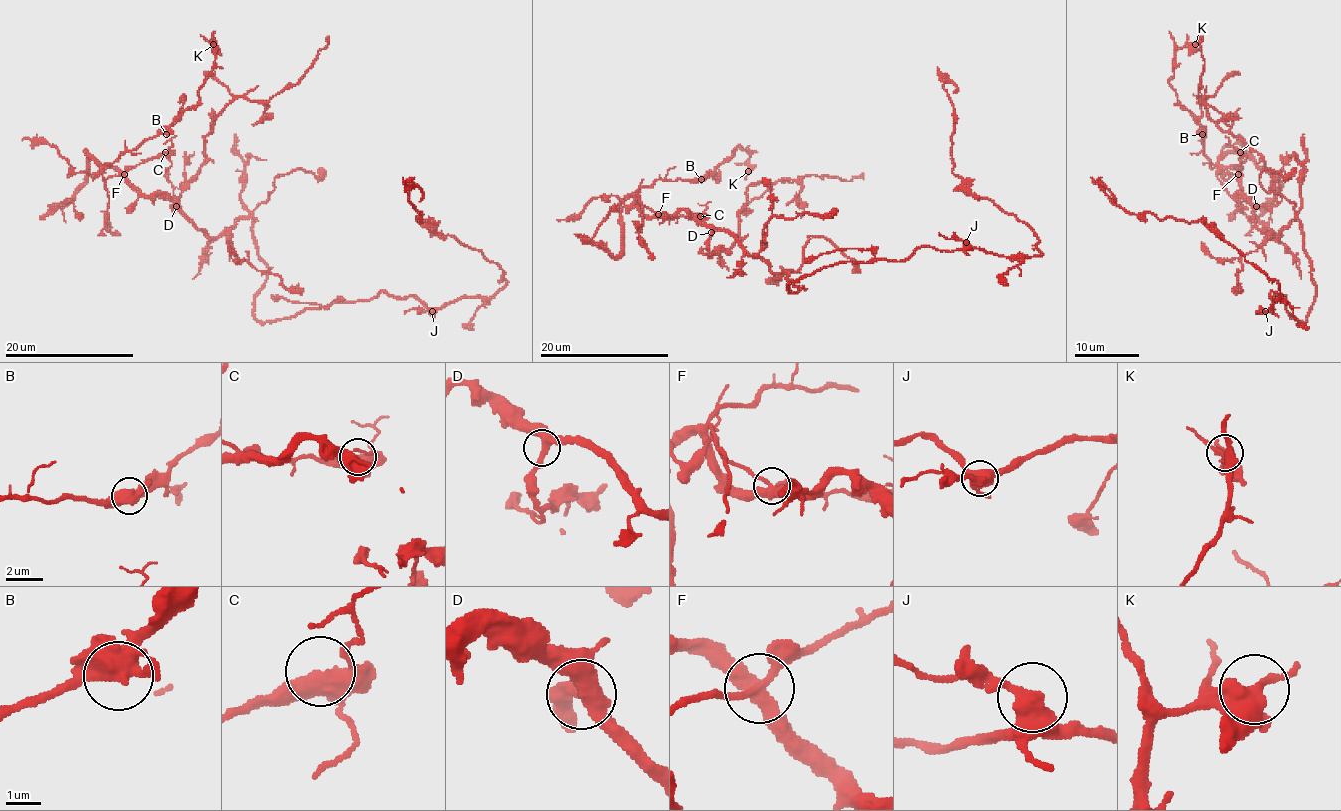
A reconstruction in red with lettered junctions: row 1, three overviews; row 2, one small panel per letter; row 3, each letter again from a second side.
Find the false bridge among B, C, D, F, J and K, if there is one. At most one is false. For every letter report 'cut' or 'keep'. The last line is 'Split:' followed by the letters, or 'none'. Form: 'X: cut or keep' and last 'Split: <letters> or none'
B: keep
C: keep
D: keep
F: cut
J: keep
K: keep
Split: F

